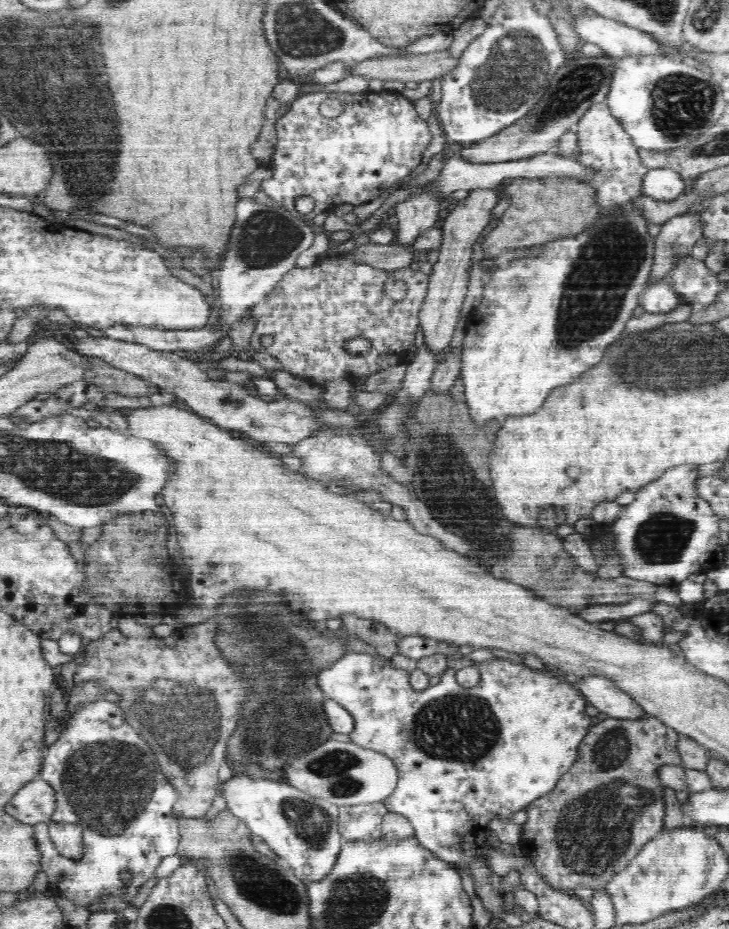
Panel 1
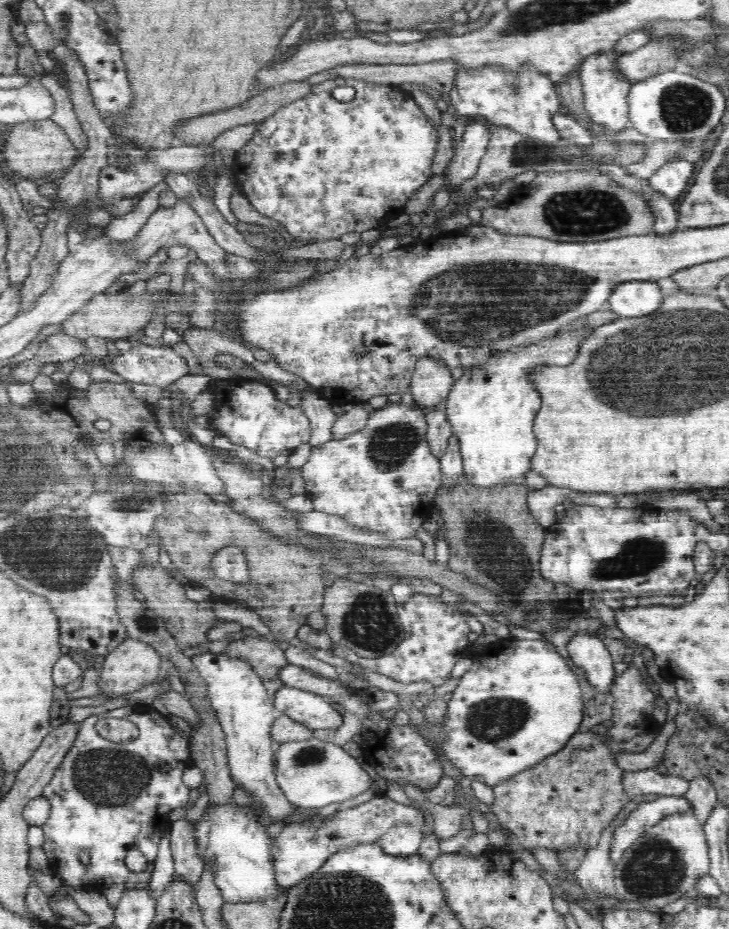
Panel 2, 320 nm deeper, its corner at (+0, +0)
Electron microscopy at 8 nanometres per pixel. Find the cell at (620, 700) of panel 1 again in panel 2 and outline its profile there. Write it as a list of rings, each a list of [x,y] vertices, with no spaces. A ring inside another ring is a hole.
[[[578,631],[565,647],[569,662],[582,668],[587,677],[586,682],[594,690],[608,694],[617,677],[614,673],[614,661],[602,641],[602,634]]]

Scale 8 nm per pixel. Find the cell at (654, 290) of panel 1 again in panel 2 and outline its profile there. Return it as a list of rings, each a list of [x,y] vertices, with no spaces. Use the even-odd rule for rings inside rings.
[[[630,281],[613,288],[607,308],[616,312],[620,318],[644,316],[657,311],[664,297],[656,281]]]

